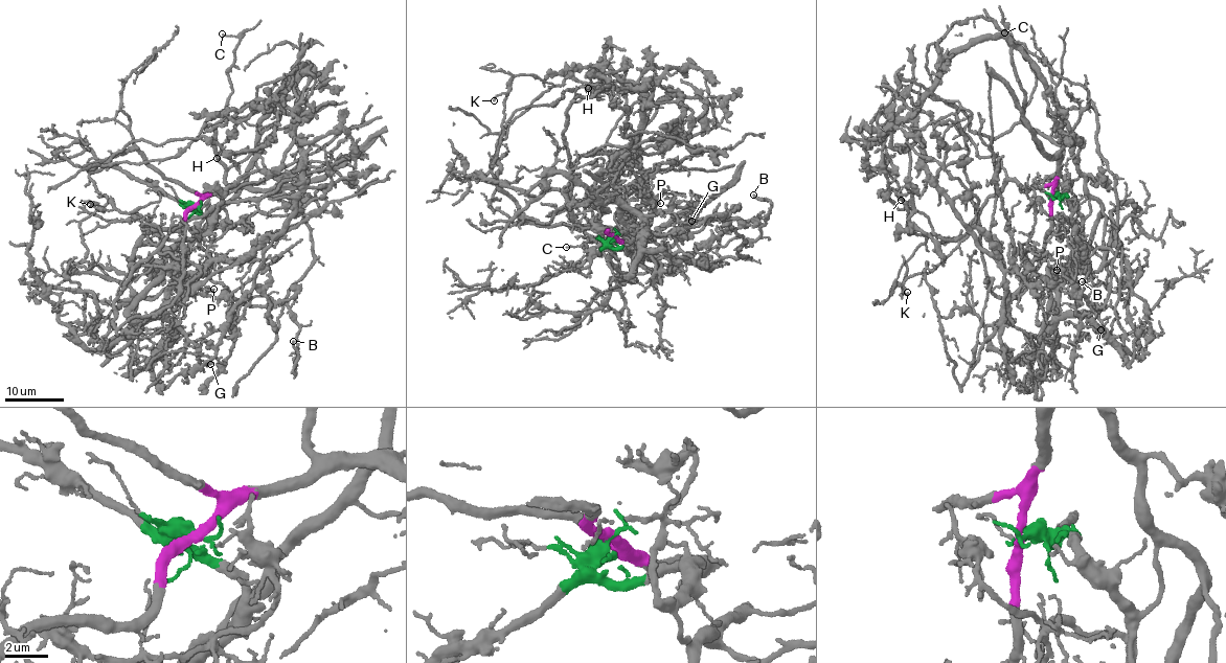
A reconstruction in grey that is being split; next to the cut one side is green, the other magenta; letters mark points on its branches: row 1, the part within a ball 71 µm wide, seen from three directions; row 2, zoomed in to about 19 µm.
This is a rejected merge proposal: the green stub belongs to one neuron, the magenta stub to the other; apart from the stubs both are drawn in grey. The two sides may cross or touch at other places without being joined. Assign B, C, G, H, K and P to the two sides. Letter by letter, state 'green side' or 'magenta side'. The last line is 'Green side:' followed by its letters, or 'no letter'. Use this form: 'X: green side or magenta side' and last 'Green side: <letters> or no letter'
B: magenta side
C: magenta side
G: green side
H: magenta side
K: magenta side
P: green side
Green side: G, P

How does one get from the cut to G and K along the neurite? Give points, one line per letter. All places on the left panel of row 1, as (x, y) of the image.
G: (196, 206), (193, 209), (206, 220), (204, 231), (193, 242), (165, 312), (197, 346), (200, 361), (210, 364)
K: (196, 206), (200, 195), (162, 179), (140, 153), (128, 149), (90, 174), (99, 197), (108, 200), (90, 205)

